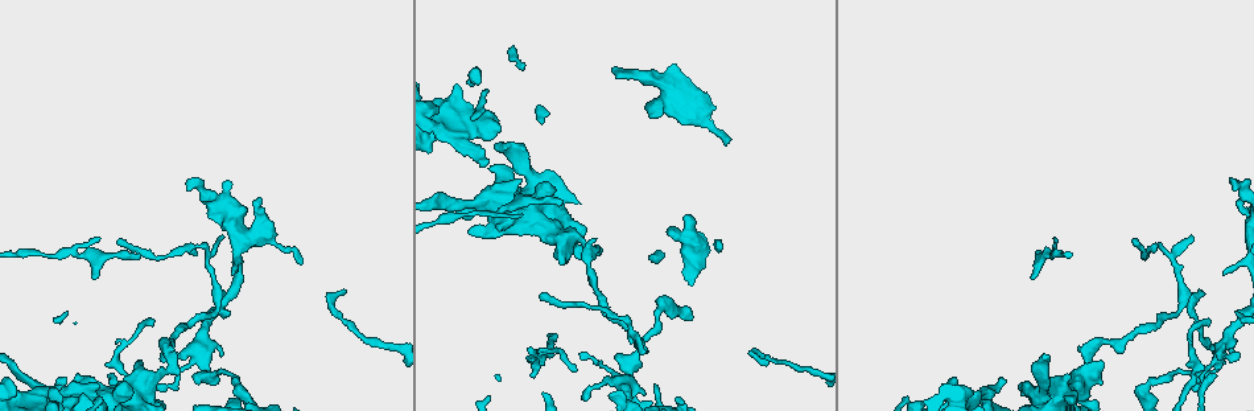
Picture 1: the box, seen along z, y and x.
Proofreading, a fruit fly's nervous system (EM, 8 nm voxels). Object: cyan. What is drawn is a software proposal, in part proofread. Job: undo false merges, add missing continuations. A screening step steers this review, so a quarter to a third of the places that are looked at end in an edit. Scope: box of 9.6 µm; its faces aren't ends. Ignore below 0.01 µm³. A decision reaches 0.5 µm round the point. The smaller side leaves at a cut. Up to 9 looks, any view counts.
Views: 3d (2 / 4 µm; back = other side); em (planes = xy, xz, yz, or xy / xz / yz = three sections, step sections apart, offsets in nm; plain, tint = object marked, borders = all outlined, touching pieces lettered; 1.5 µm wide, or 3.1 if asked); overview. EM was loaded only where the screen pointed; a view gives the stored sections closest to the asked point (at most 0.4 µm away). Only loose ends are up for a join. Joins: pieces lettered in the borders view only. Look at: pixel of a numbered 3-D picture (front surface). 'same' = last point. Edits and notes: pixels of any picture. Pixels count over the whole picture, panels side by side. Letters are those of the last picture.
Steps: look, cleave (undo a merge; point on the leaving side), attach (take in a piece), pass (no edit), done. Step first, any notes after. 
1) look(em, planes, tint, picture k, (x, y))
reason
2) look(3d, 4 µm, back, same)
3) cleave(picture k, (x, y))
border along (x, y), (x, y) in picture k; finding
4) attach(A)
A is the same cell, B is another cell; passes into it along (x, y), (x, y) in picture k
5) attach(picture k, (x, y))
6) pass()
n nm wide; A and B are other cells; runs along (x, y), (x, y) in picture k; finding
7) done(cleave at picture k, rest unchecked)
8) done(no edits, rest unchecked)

look(3d, 2 µm, back, picture 1, (1224, 275))
free end

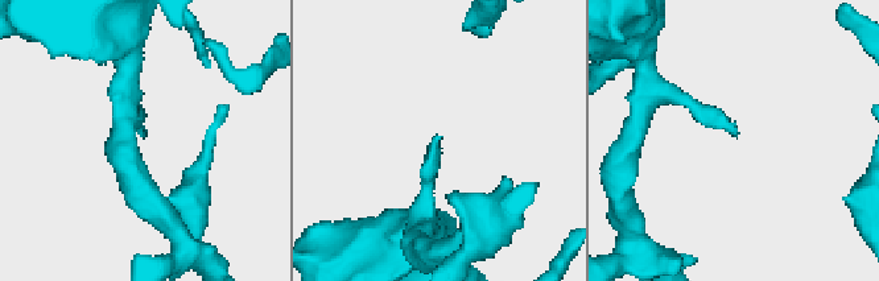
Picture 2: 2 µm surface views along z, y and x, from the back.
look(em, xz, step 4, tint, picture 2, (440, 136))
shape alone is not enough

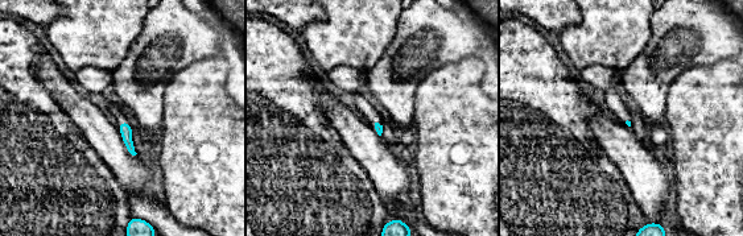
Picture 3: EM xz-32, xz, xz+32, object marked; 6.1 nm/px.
look(em, yz, step 4, borders, same)

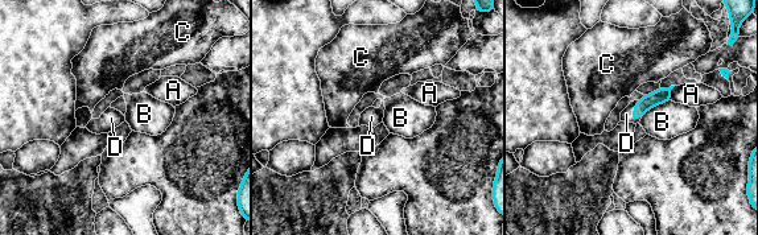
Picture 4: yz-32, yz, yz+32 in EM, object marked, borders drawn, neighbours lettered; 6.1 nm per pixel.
attach(D)
B touches over 200 nm; D is the same cell, A, B and C are other cells; passes into it along (662, 95), (633, 111), (626, 114) in picture 4; the neuron continues

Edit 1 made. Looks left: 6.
look(em, xy, step 8, tint, picture 1, (575, 366))

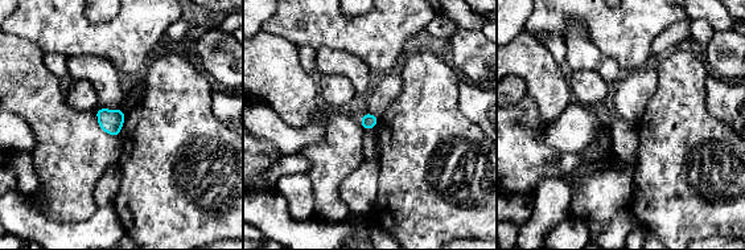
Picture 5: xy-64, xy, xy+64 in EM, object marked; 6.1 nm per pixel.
look(em, planes, borders, same)

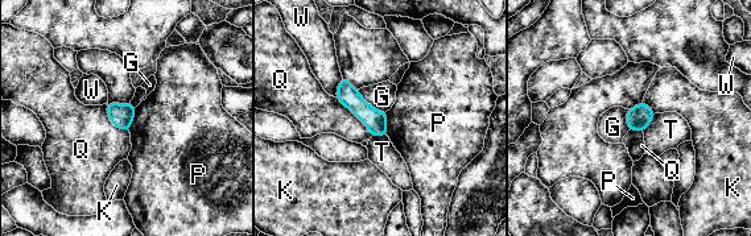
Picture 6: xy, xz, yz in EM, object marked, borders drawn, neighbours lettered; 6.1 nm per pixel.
pass()
140 nm wide; G, K, P, Q, T and W are other cells; runs along (343, 82), (347, 95), (383, 132) in picture 6; none of them fits

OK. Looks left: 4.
look(em, planes, borders, picture 1, (135, 255))

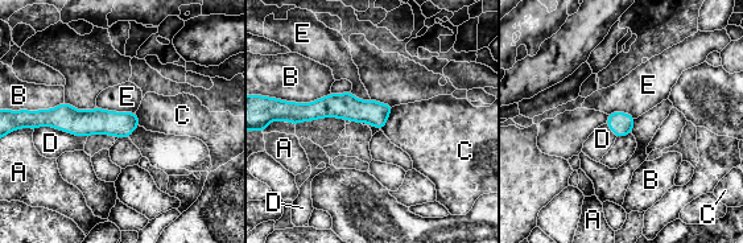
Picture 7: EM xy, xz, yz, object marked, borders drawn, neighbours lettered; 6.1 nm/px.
pass()
A, B, C, D and E are other cells; no lettered piece goes on from it

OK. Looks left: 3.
done(attach at picture 4, rest unchecked)

